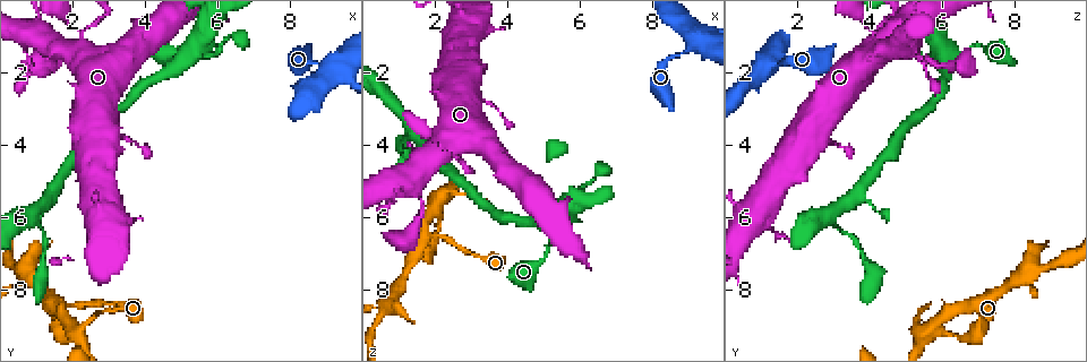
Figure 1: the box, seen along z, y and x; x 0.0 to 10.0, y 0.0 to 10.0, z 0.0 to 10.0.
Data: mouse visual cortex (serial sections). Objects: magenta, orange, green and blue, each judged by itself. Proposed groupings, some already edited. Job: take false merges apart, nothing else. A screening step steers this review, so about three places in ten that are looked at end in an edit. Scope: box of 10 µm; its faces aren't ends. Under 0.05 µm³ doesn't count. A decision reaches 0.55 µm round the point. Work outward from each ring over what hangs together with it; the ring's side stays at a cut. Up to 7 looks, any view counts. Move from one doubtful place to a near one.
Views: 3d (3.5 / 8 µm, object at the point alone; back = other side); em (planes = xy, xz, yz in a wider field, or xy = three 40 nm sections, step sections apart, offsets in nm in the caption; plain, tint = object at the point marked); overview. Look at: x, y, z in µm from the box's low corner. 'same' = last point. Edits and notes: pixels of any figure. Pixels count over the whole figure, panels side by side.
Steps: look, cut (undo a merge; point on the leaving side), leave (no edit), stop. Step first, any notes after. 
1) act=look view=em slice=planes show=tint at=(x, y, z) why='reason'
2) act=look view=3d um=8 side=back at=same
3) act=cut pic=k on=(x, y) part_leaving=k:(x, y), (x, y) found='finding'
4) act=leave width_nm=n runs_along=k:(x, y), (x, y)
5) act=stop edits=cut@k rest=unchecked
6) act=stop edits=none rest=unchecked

act=look view=3d um=8 side=back at=(1.85, 8.40, 6.50) why='three arms meet'

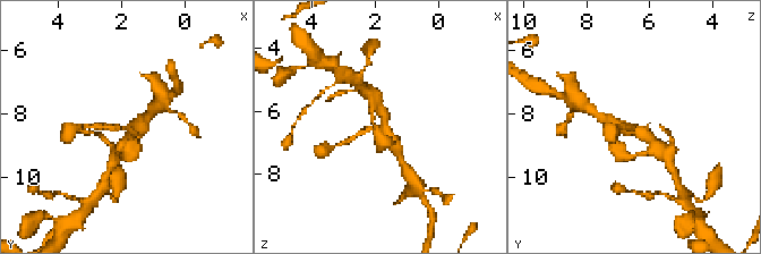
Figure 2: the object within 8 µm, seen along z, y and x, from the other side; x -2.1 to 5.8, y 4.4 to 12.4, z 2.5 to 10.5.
act=look view=3d um=3.5 at=same why='closer look'

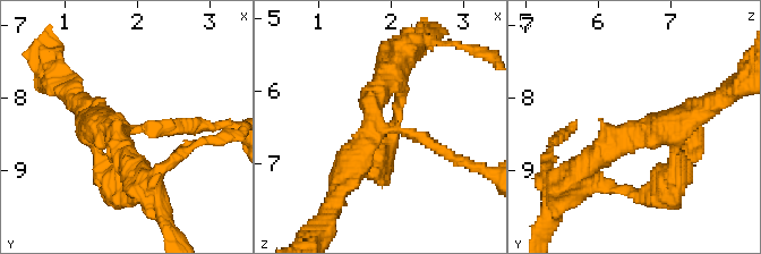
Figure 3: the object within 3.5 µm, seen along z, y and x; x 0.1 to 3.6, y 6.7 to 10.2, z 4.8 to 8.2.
act=look view=em slice=planes show=tint at=(1.90, 8.45, 6.55) arms=3 arm_widths_nm=200,350,400

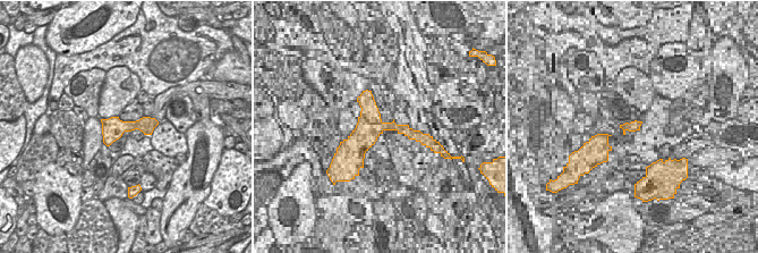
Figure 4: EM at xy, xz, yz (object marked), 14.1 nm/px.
act=leave runs_along=3:(453, 159), (383, 129), (342, 187) found='all the same cell'

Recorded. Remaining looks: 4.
act=look view=3d um=3.5 at=(0.70, 7.45, 8.50) why='sudden change in width'

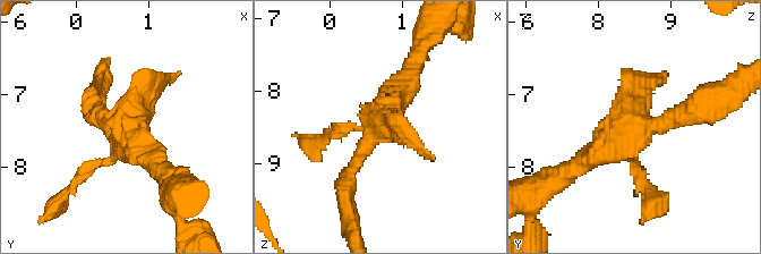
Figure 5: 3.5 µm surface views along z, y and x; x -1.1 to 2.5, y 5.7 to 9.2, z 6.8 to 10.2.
act=look view=em slice=planes show=tint at=(0.70, 7.40, 8.50) why='need the tissue'

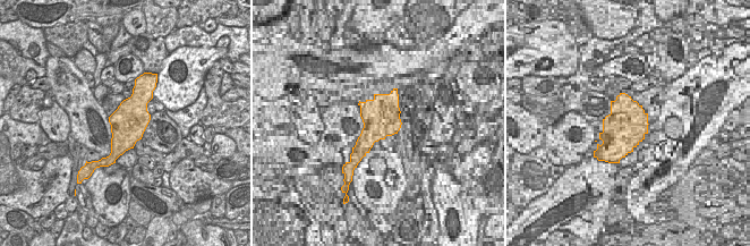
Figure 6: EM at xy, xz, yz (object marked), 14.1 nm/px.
act=leave runs_along=5:(411, 72), (349, 172), (349, 185) found='one cell here'

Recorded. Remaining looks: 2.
act=look view=3d um=3.5 side=back at=(2.35, 1.15, 4.20) why='narrows sharply'

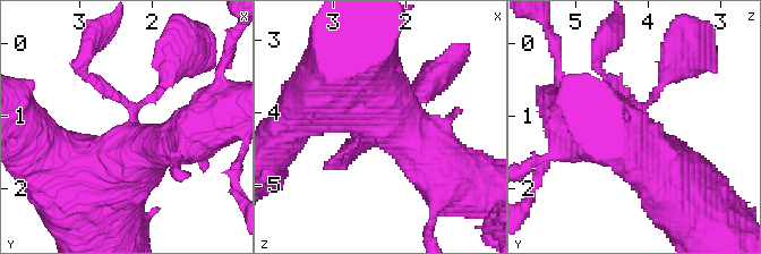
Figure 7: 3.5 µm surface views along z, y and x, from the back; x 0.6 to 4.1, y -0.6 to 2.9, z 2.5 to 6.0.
act=look view=em slice=xy step=5 show=tint at=same

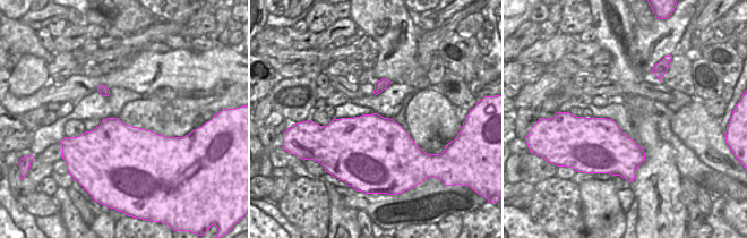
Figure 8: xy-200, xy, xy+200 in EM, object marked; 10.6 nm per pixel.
act=leave runs_along=7:(357, 56), (360, 93), (454, 180) found='one cell here'

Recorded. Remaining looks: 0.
act=stop edits=none rest=unchecked

